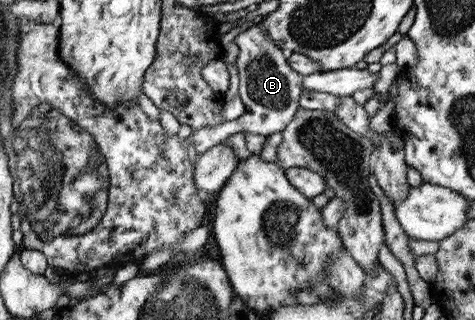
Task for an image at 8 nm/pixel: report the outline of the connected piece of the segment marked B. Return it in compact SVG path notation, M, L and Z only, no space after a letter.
M259 23L248 27L236 36L234 42L240 49L236 65L239 70L239 95L245 104L245 113L236 120L224 121L222 126L194 131L190 141L197 156L214 145L224 143L226 138L236 132L252 132L266 137L282 132L301 107L299 100L303 96L304 76L291 67L286 54L276 45L276 41L272 41L272 36L264 25Z

